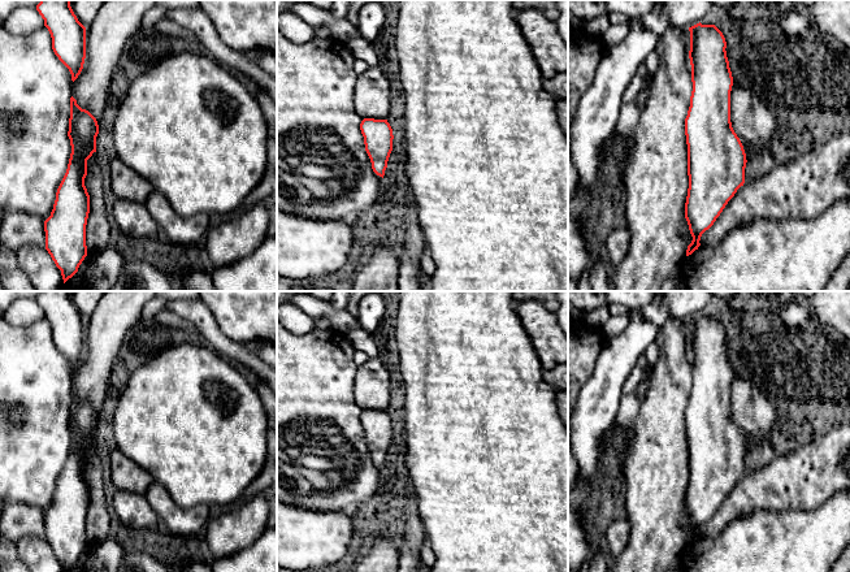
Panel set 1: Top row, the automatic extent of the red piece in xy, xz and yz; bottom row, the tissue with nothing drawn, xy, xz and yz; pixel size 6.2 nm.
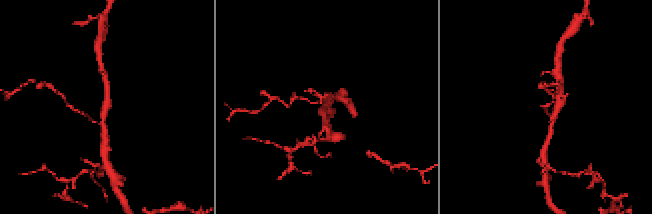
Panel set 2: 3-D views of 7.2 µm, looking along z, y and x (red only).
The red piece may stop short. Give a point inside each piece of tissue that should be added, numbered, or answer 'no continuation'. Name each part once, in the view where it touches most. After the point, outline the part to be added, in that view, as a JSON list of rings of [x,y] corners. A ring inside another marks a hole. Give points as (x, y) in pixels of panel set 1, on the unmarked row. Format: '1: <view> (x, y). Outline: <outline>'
no continuation

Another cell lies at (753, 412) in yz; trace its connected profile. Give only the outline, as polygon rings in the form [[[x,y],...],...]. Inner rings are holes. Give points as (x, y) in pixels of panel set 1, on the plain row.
[[[733,374],[730,413],[743,437],[746,451],[759,452],[776,425],[776,407],[769,396],[751,380]]]

